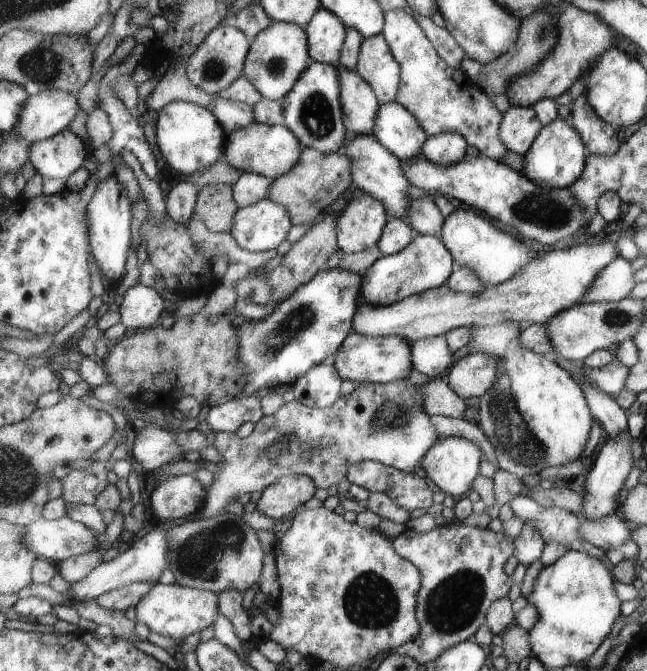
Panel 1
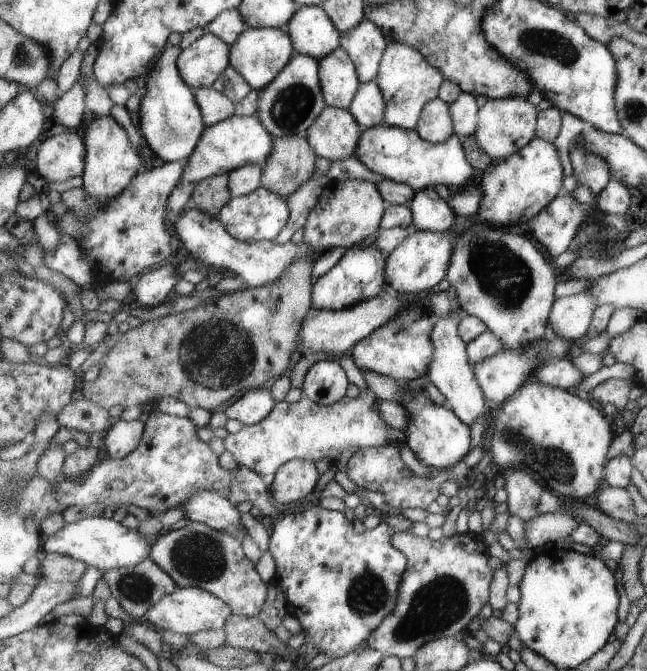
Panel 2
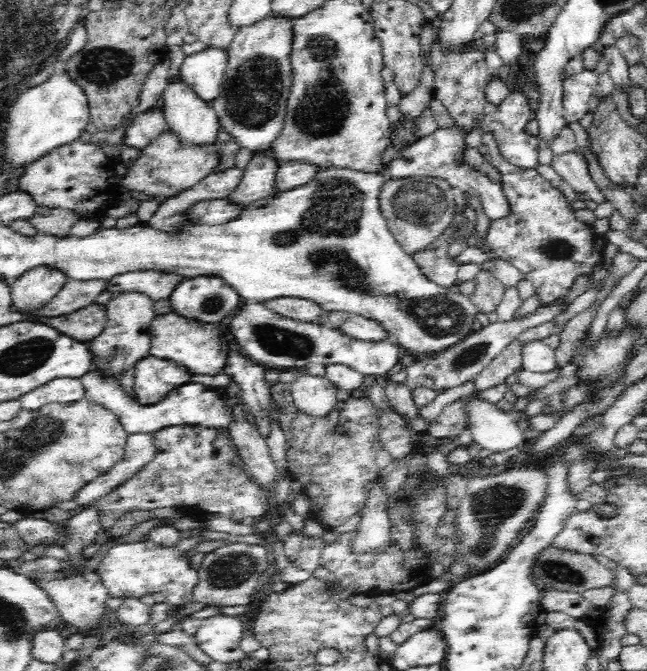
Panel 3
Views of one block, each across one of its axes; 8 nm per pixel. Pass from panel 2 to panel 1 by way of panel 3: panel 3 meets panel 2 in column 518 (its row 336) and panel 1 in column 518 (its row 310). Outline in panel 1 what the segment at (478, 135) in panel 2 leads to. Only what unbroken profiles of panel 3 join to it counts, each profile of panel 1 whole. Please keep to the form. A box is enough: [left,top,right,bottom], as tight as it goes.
[501,106,544,155]

